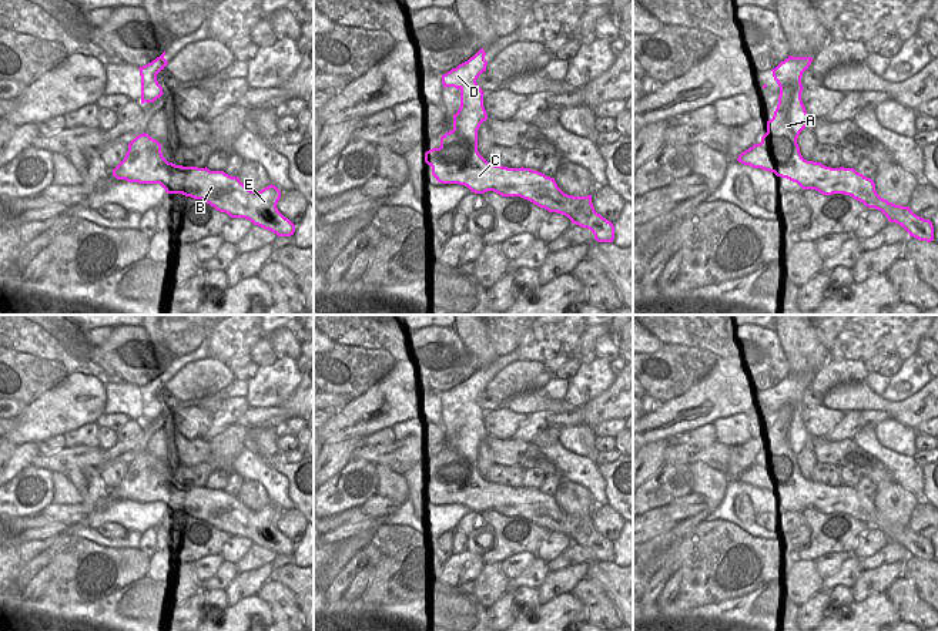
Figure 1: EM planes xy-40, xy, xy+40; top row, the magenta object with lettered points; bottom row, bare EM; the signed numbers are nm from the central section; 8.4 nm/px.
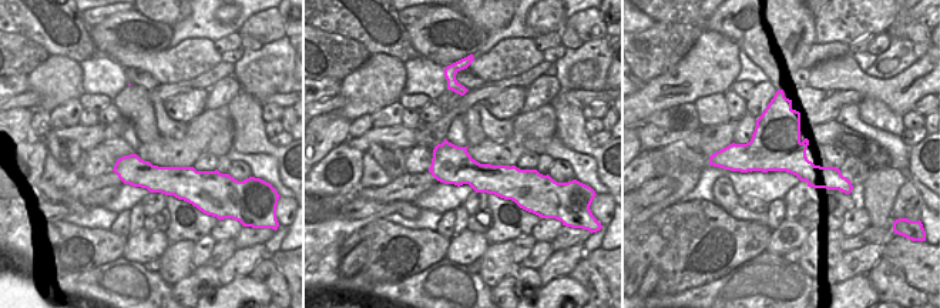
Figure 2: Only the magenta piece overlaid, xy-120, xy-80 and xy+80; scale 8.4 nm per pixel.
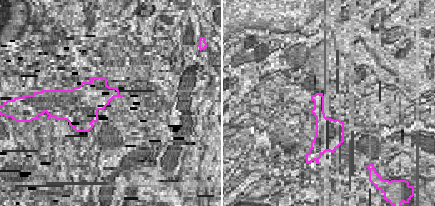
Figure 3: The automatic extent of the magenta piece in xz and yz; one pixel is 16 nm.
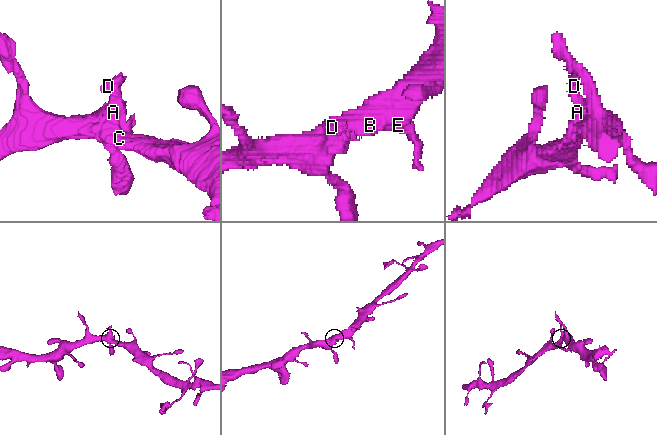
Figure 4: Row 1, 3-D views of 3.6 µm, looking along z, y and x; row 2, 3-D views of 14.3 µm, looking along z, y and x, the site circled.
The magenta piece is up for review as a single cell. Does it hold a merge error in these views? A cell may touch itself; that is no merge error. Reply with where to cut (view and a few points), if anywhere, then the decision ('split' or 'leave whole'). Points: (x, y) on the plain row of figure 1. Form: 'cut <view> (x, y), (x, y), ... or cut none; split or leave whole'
cut none; leave whole

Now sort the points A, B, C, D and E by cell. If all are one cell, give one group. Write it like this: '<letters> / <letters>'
A B C D E

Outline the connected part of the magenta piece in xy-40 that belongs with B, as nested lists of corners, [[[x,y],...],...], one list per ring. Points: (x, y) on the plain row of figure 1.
[[[143,452],[130,463],[113,496],[138,503],[160,503],[167,513],[182,513],[202,518],[231,537],[245,537],[278,556],[291,556],[295,544],[277,527],[281,510],[268,504],[261,510],[248,509],[238,496],[224,490],[182,486],[168,481],[161,463]]]

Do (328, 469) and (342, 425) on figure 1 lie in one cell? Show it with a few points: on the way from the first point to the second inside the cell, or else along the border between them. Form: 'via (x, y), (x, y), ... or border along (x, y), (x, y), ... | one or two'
border along (359, 437), (328, 445) | two

